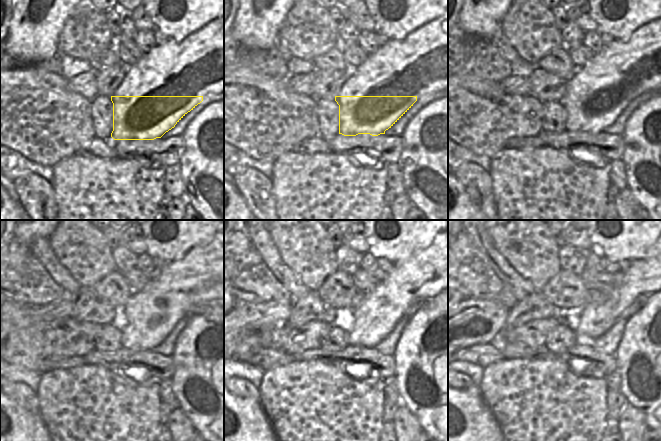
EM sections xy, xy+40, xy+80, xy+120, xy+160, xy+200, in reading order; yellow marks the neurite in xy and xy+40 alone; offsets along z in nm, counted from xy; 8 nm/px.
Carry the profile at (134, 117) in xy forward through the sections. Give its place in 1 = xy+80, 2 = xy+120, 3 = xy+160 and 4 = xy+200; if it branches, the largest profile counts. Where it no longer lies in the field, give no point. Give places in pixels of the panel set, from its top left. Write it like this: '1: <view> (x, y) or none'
1: xy+80 (601, 90)
2: xy+120 (203, 275)
3: xy+160 (427, 274)
4: xy+200 (651, 273)

